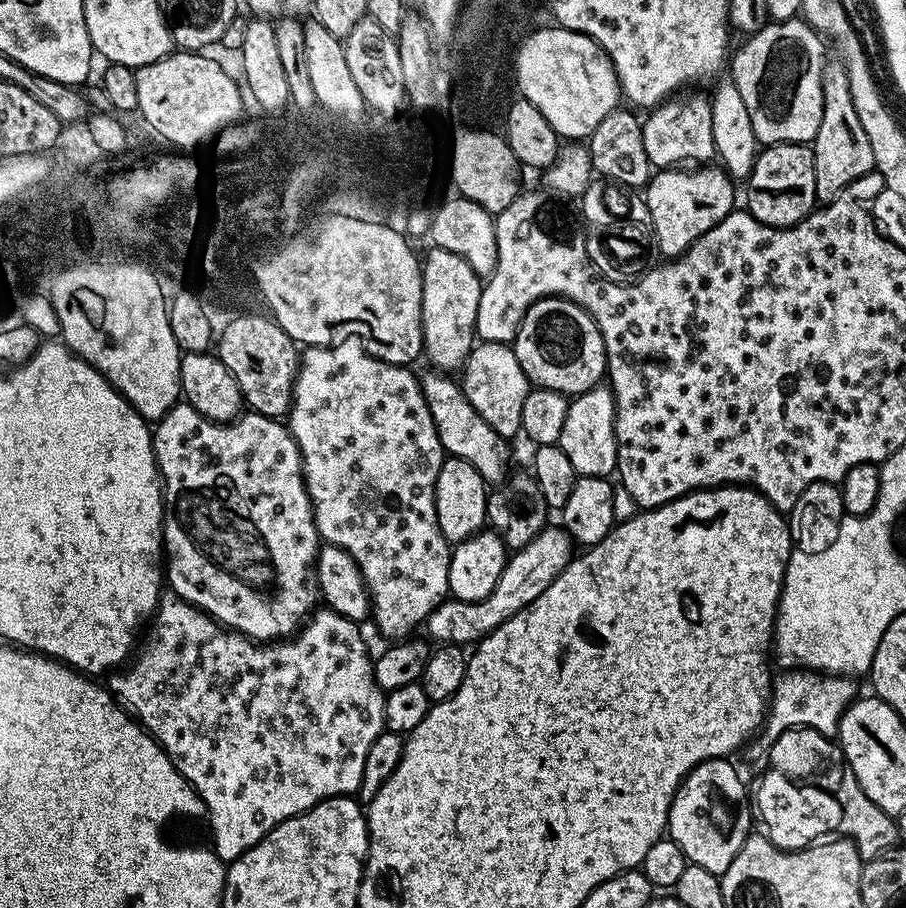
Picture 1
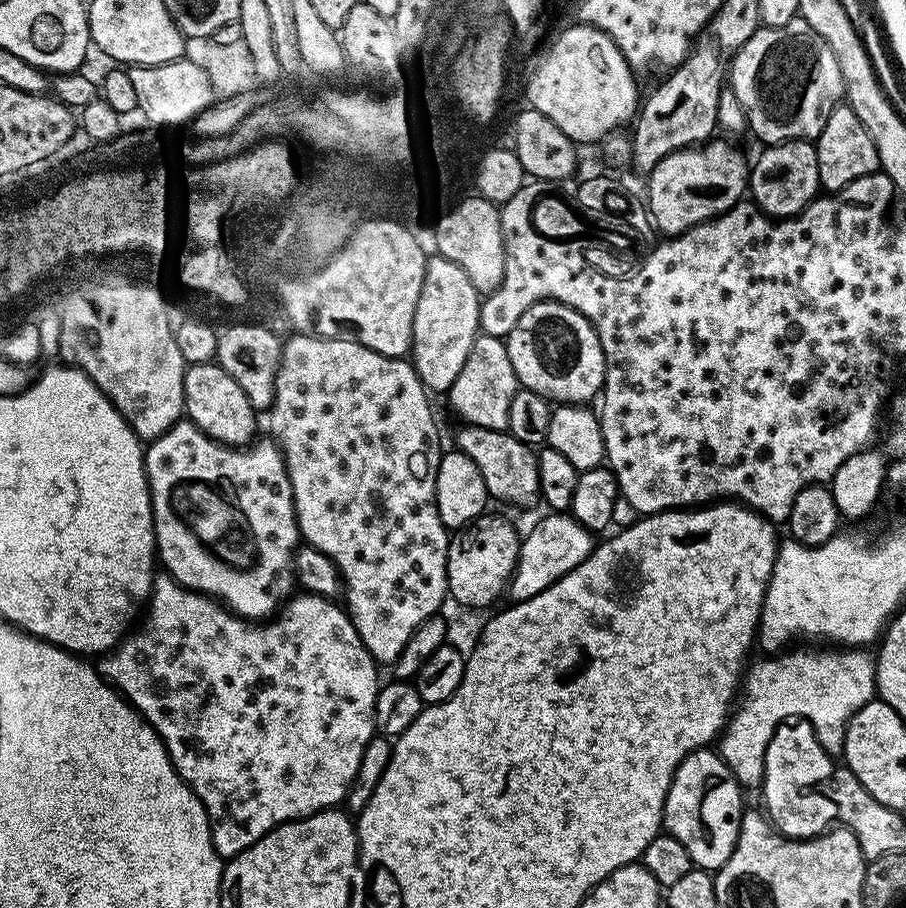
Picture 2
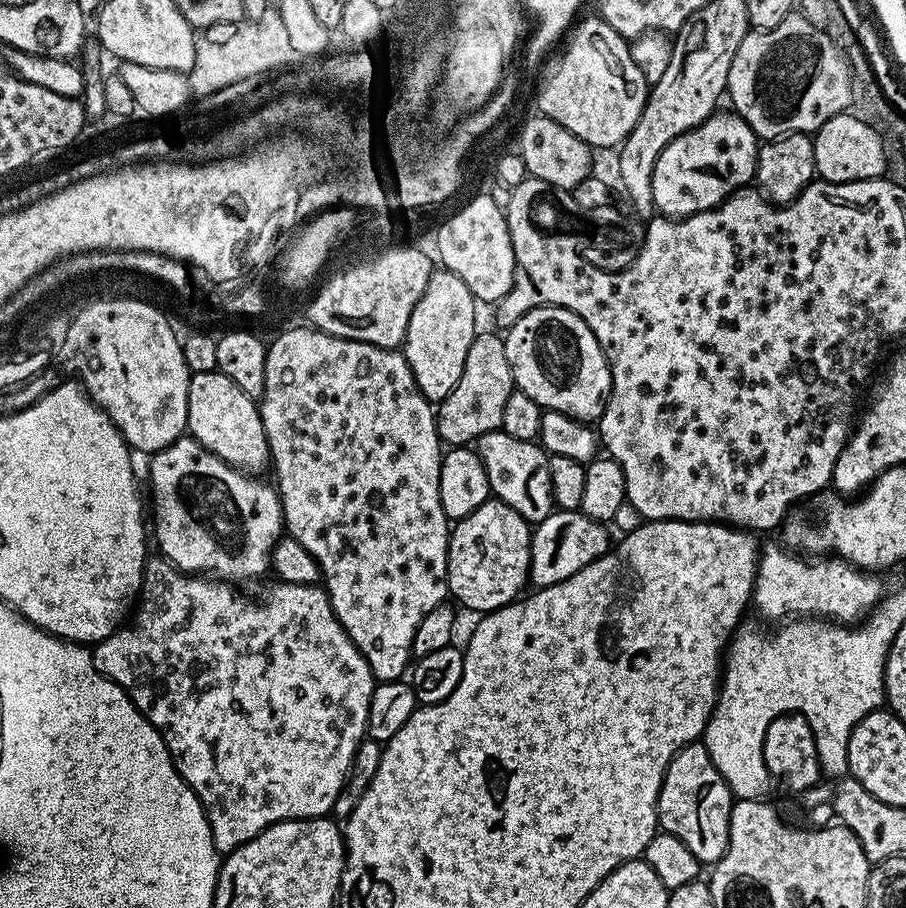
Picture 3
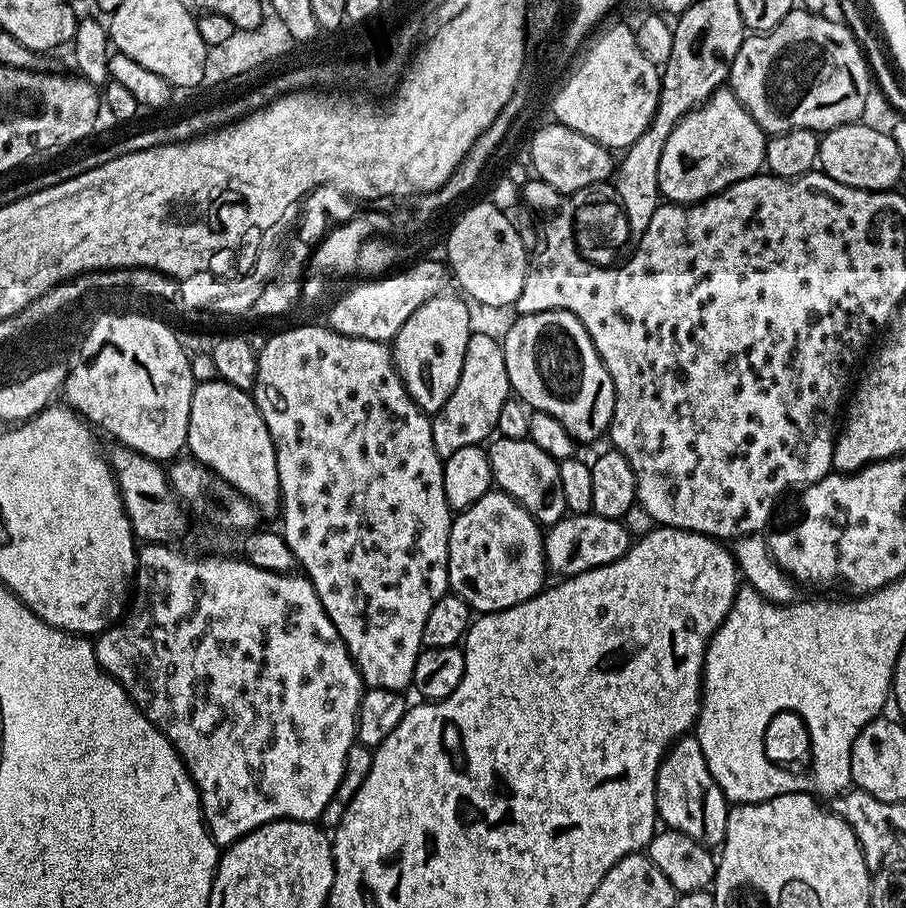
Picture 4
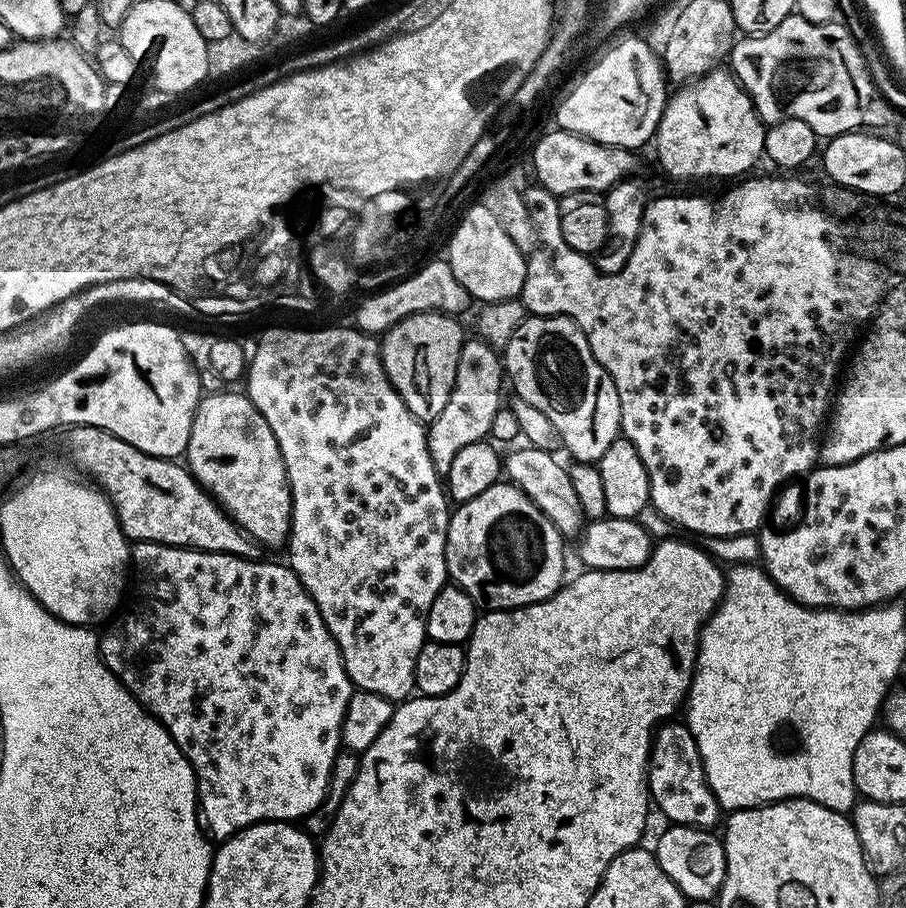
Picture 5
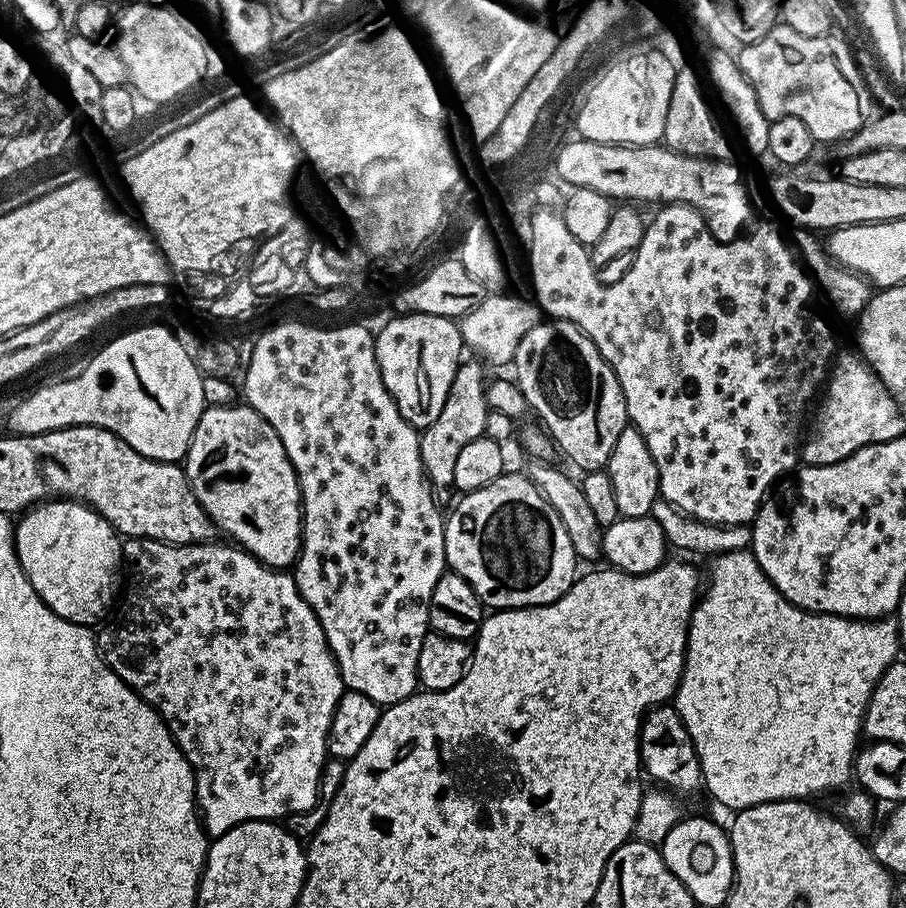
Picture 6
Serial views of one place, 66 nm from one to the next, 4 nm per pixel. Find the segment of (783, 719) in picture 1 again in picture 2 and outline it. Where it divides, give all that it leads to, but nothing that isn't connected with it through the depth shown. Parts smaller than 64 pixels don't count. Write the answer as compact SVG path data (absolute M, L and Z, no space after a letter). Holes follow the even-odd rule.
M804 646L785 650L779 654L769 655L768 660L760 660L756 665L747 669L742 680L742 691L738 696L738 703L729 715L728 723L718 740L720 757L730 766L734 778L745 789L752 788L764 779L764 755L767 743L774 734L776 720L789 713L803 713L816 731L818 742L833 758L839 757L844 751L844 735L848 729L850 718L862 710L877 695L876 690L876 662L873 653L860 646L852 646L847 650L837 650L835 647L825 647L825 652L819 652L819 647Z

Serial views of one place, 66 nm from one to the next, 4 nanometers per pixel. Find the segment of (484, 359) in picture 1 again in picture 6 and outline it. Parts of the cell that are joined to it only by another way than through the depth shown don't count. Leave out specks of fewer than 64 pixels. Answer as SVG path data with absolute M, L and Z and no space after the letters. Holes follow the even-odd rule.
M465 359L456 369L450 394L446 394L446 406L442 406L442 414L438 414L438 418L434 418L434 422L430 422L430 426L420 432L420 457L424 475L437 493L453 491L454 466L458 462L458 454L474 438L484 435L486 414L490 410L484 397L486 368L479 359L471 359Z

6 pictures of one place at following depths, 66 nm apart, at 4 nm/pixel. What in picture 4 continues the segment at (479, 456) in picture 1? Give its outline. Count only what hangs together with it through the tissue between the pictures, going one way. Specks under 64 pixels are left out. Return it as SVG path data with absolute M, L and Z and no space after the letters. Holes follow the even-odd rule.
M500 436L487 445L486 451L492 467L492 478L499 491L512 496L541 526L551 526L564 519L568 507L562 494L562 481L558 478L560 466L556 459L546 454L546 450L538 450L530 438L519 440Z

